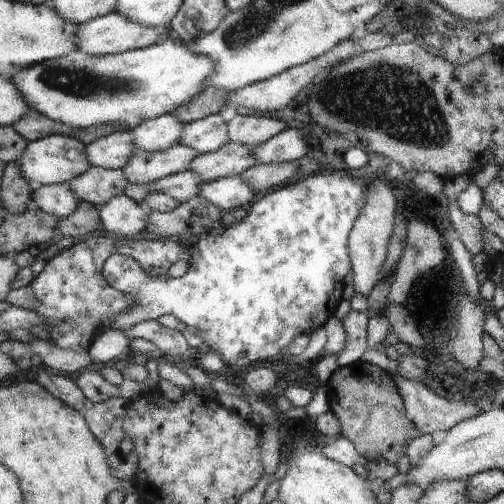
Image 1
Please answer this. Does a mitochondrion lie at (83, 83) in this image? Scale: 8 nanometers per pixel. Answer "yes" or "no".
yes

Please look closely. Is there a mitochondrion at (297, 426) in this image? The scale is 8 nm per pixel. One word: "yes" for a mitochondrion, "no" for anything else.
no

